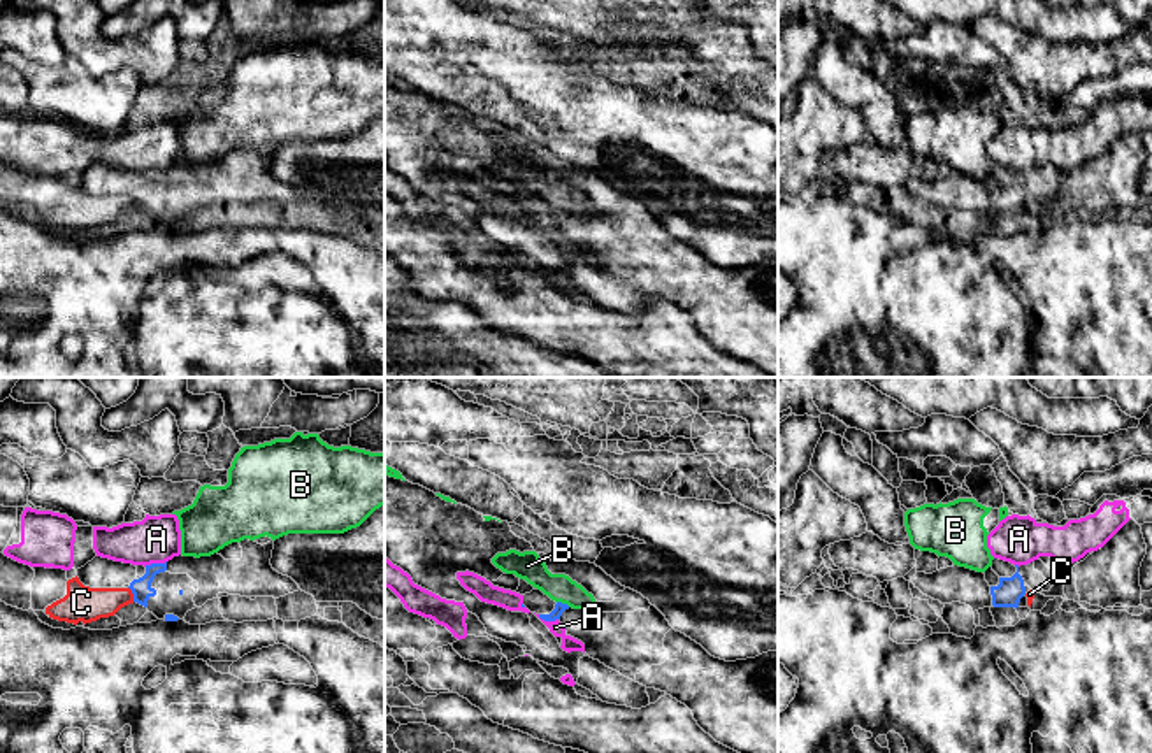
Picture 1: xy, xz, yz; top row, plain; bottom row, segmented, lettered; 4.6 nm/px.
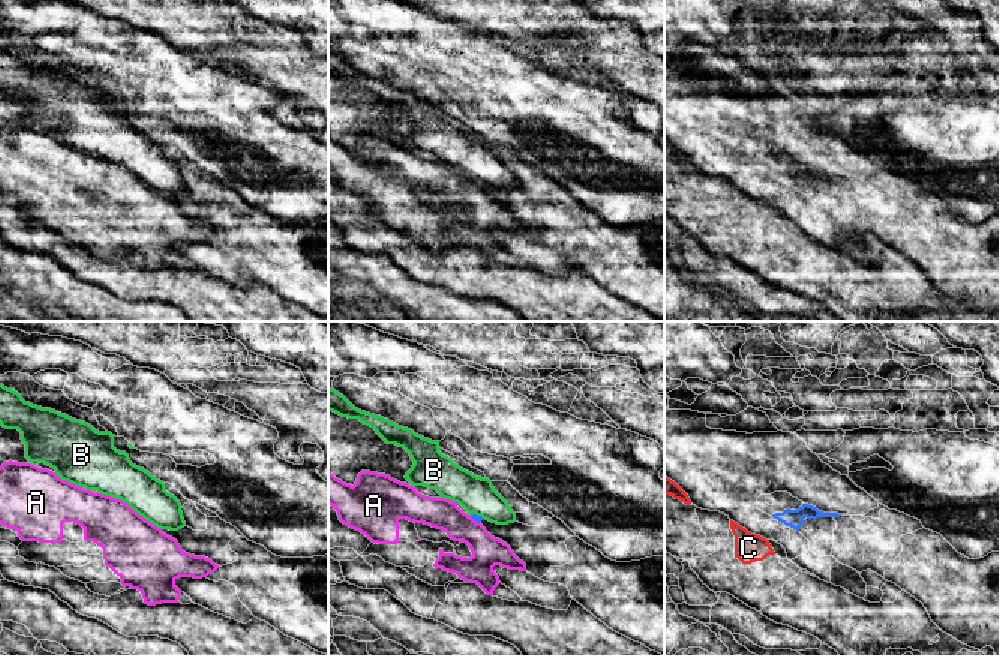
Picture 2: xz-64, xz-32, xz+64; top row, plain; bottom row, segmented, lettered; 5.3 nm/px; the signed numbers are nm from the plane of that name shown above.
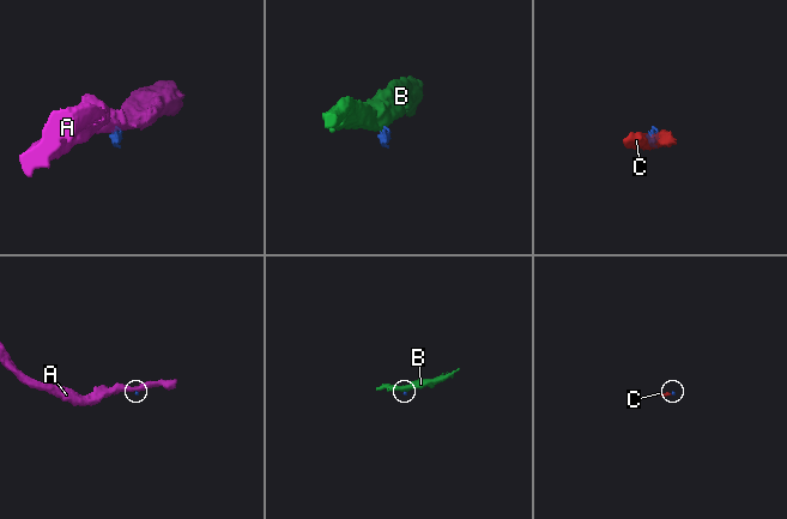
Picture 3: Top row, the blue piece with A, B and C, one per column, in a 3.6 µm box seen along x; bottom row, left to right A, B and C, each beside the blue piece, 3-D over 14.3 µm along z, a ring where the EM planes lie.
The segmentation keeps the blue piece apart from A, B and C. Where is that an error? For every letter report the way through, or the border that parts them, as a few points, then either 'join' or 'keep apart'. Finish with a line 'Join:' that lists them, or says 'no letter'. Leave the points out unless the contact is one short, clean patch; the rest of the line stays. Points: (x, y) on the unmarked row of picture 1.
A: border along xy (165, 167), (144, 172); keep apart
B: border along xz (557, 207), (569, 213); keep apart
C: border along xy (129, 193), (134, 207); keep apart
Join: no letter

